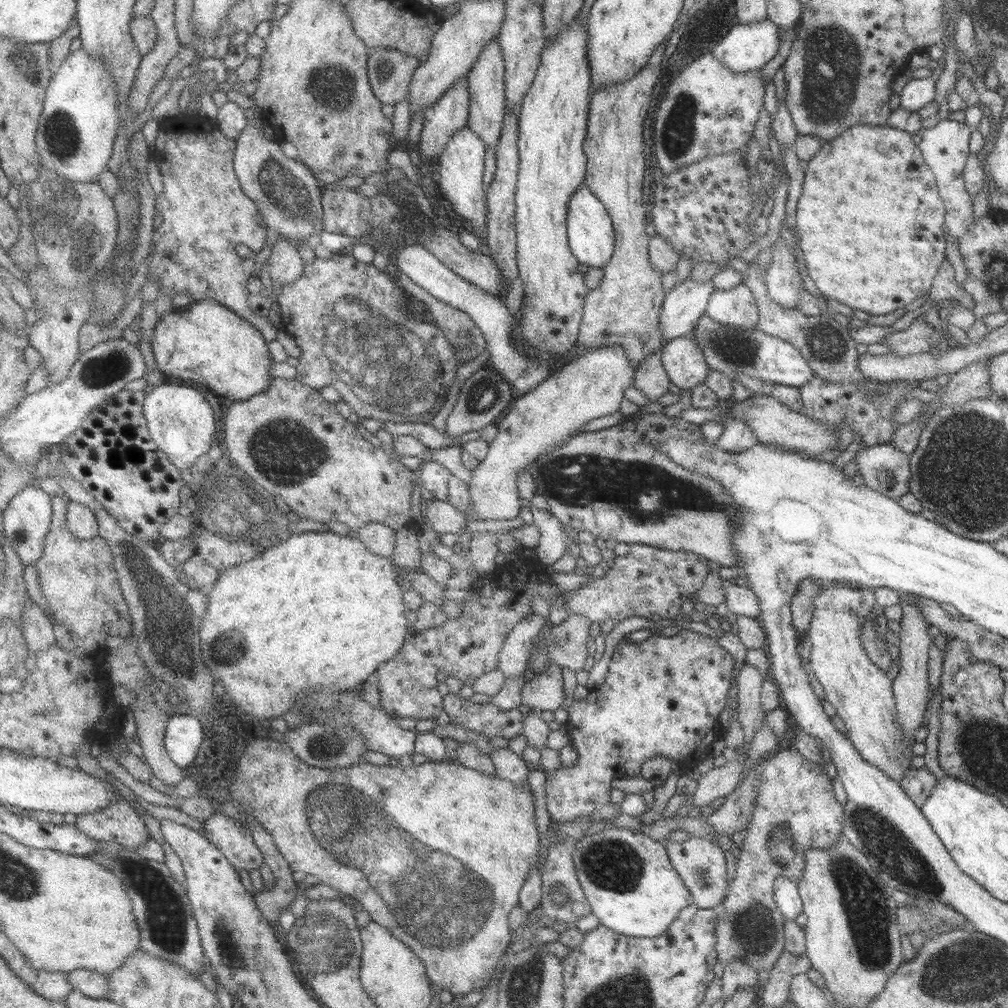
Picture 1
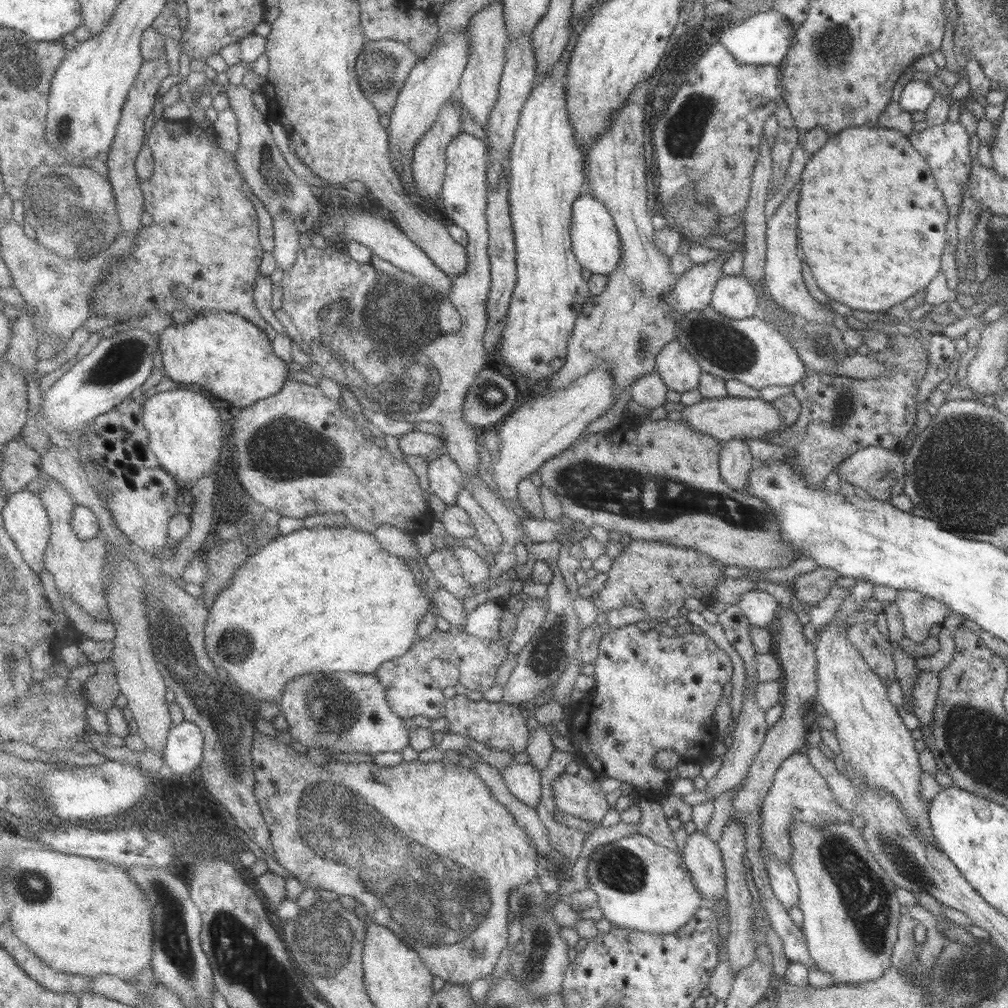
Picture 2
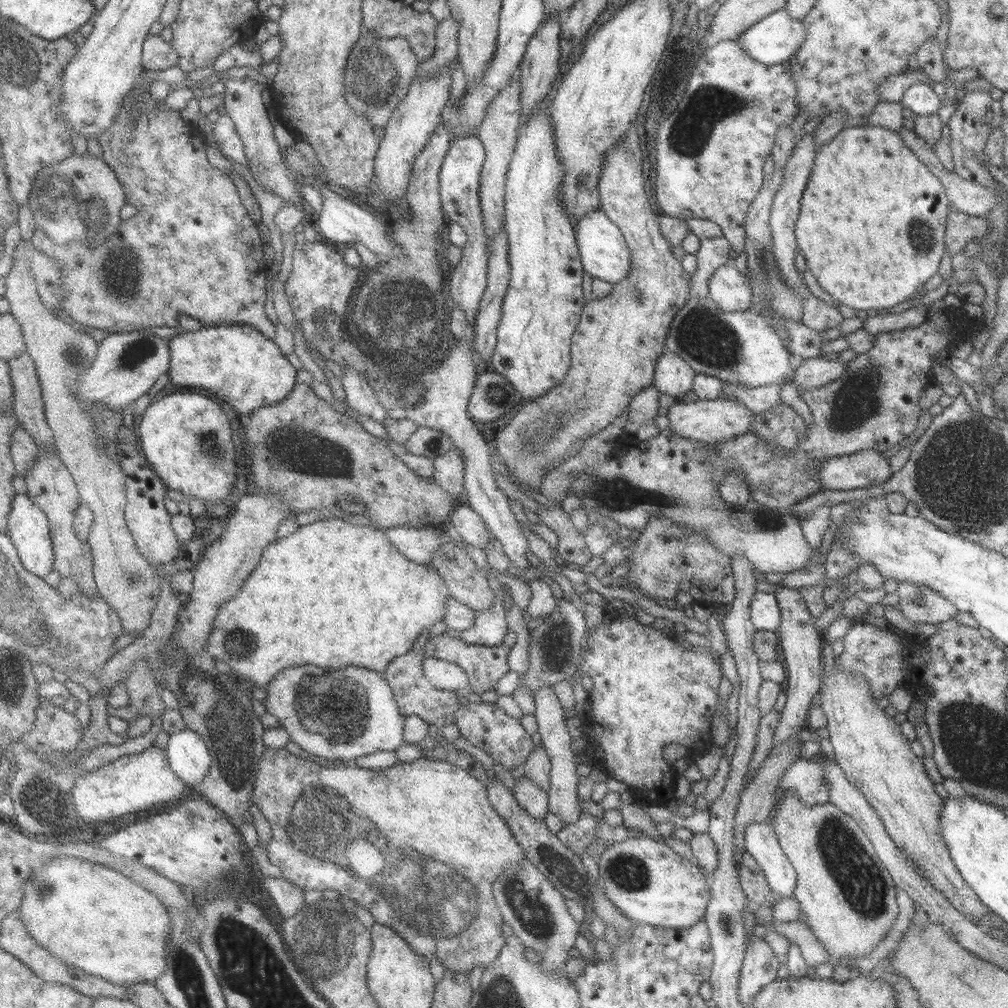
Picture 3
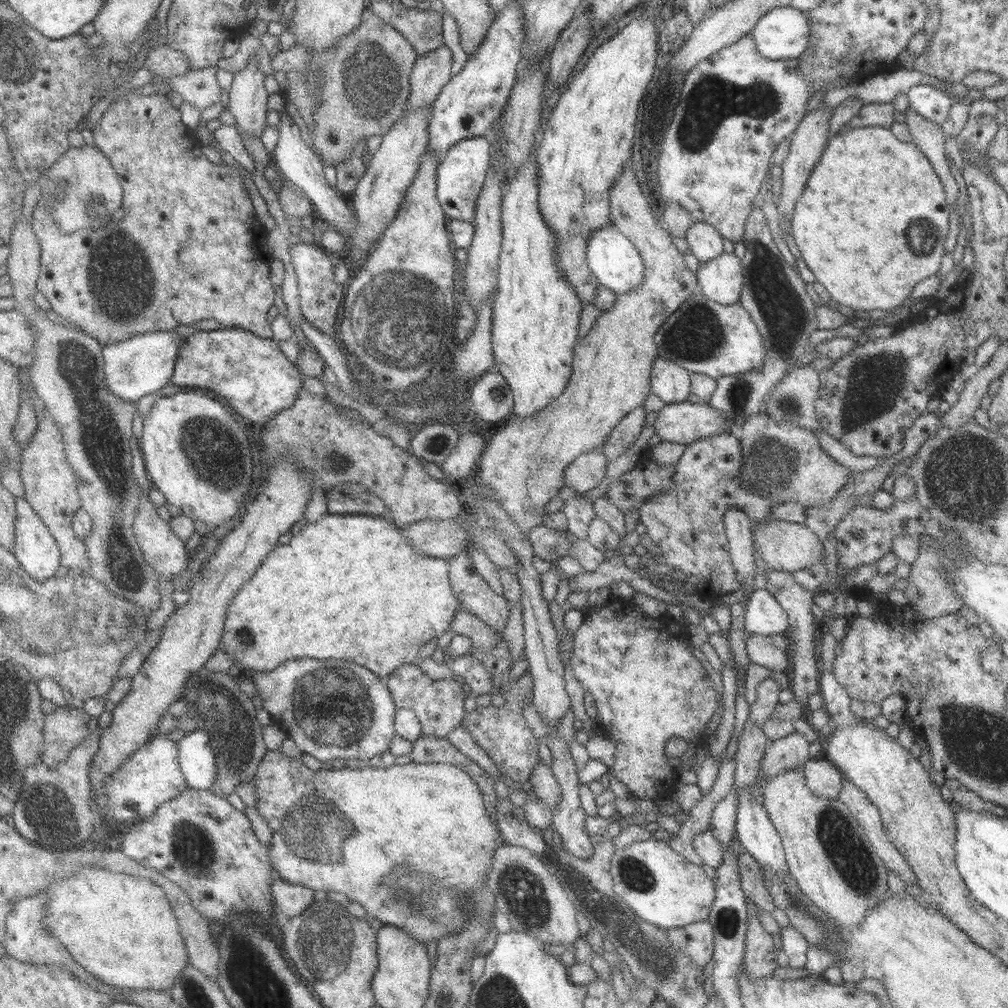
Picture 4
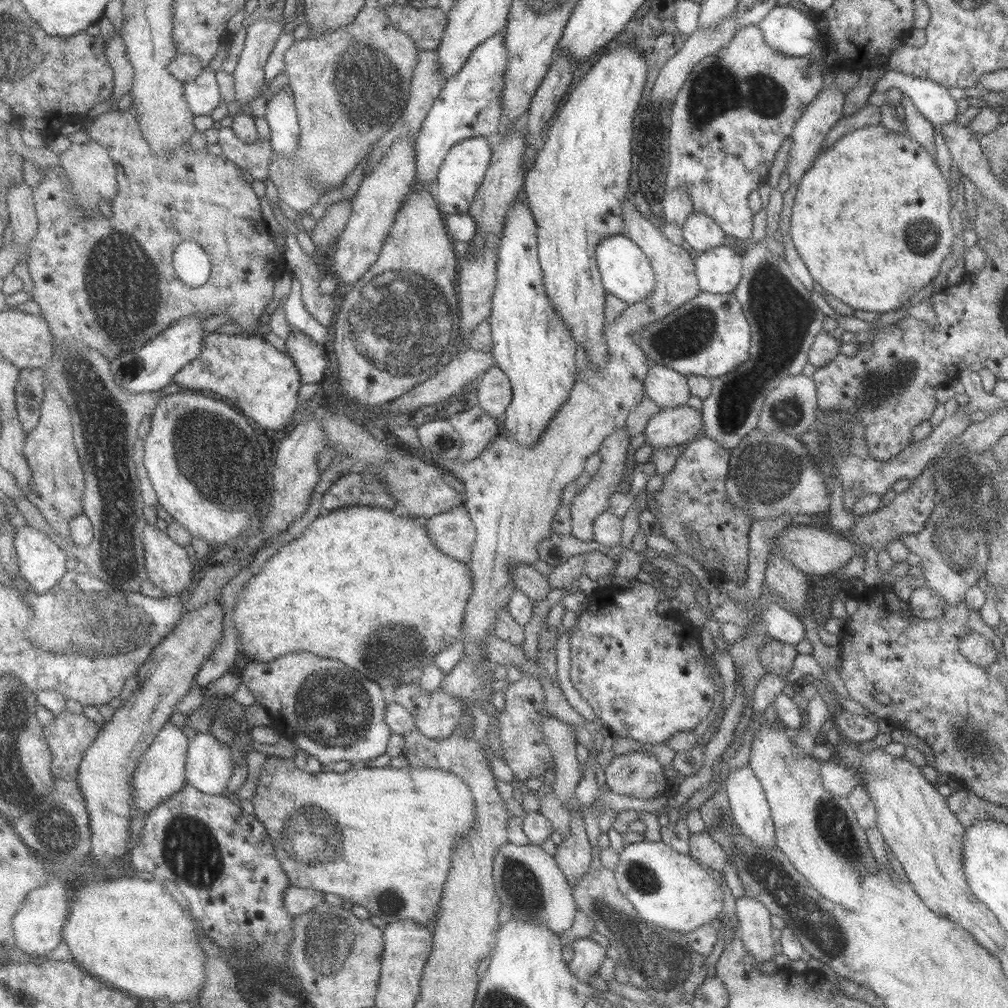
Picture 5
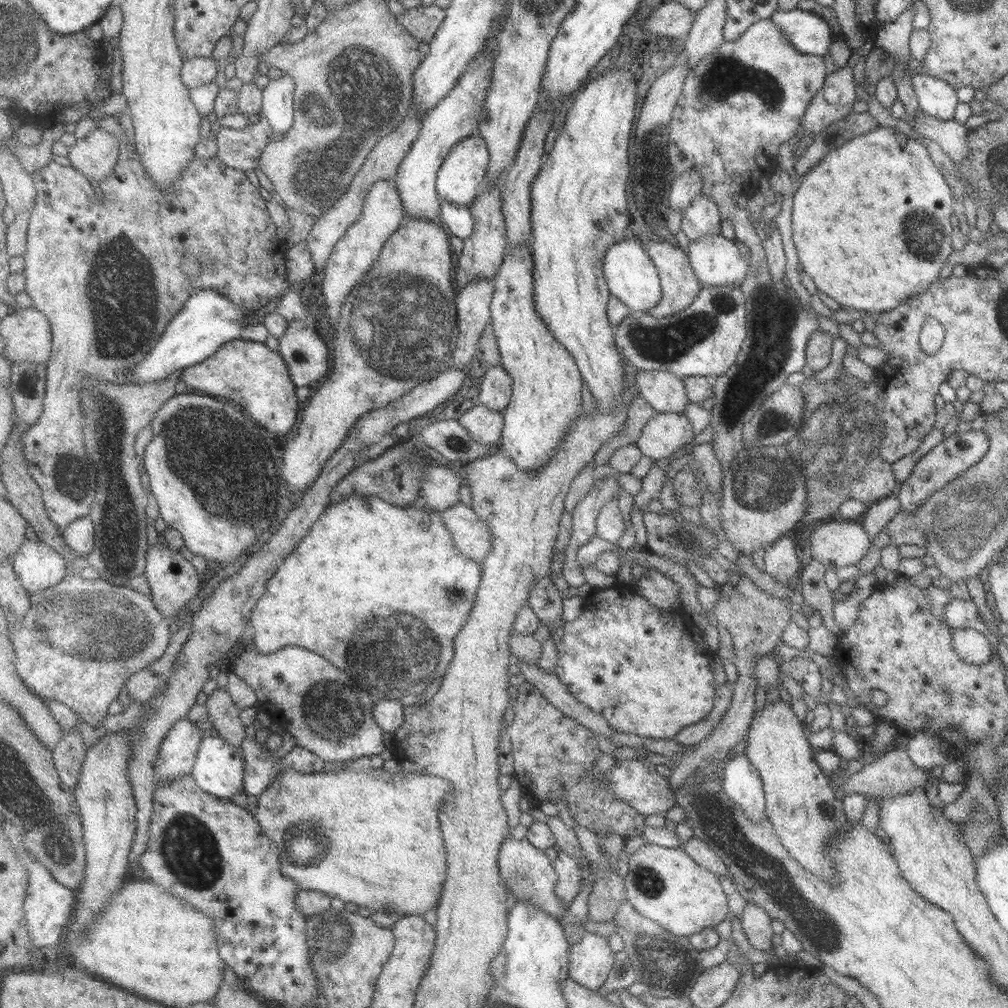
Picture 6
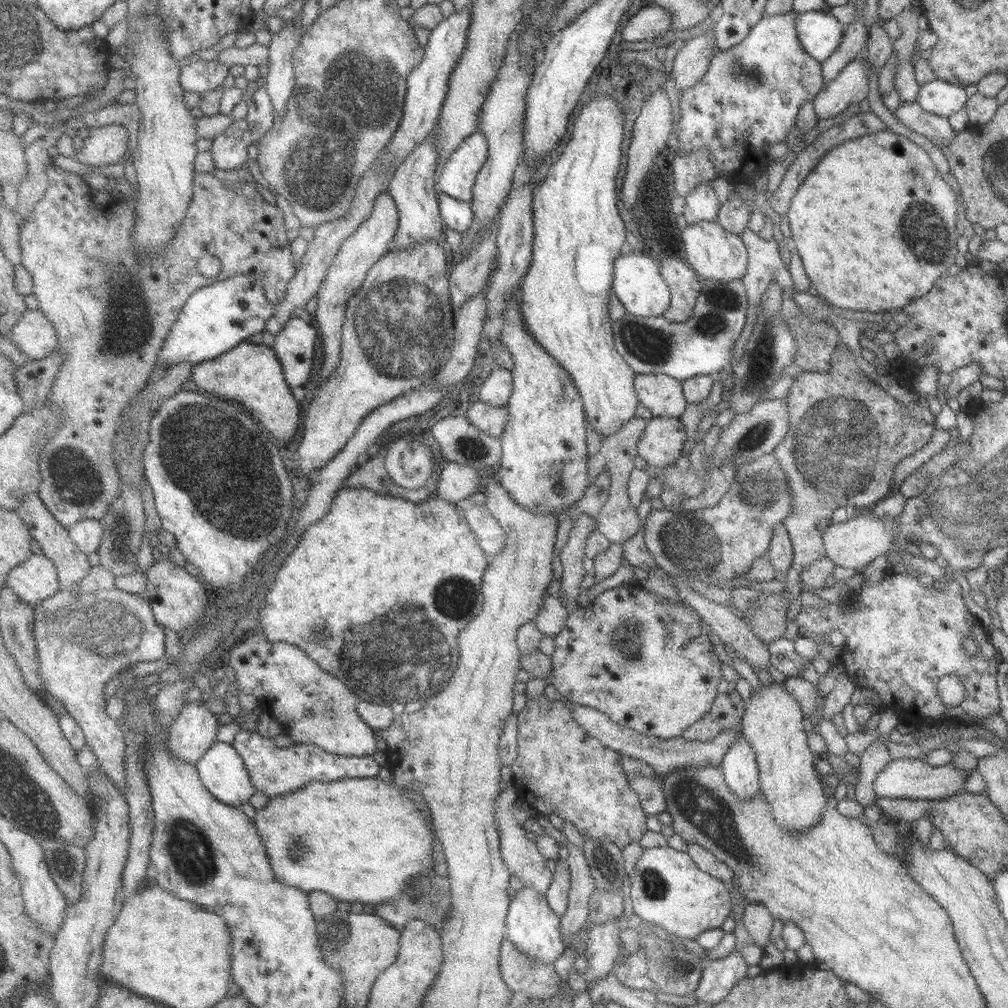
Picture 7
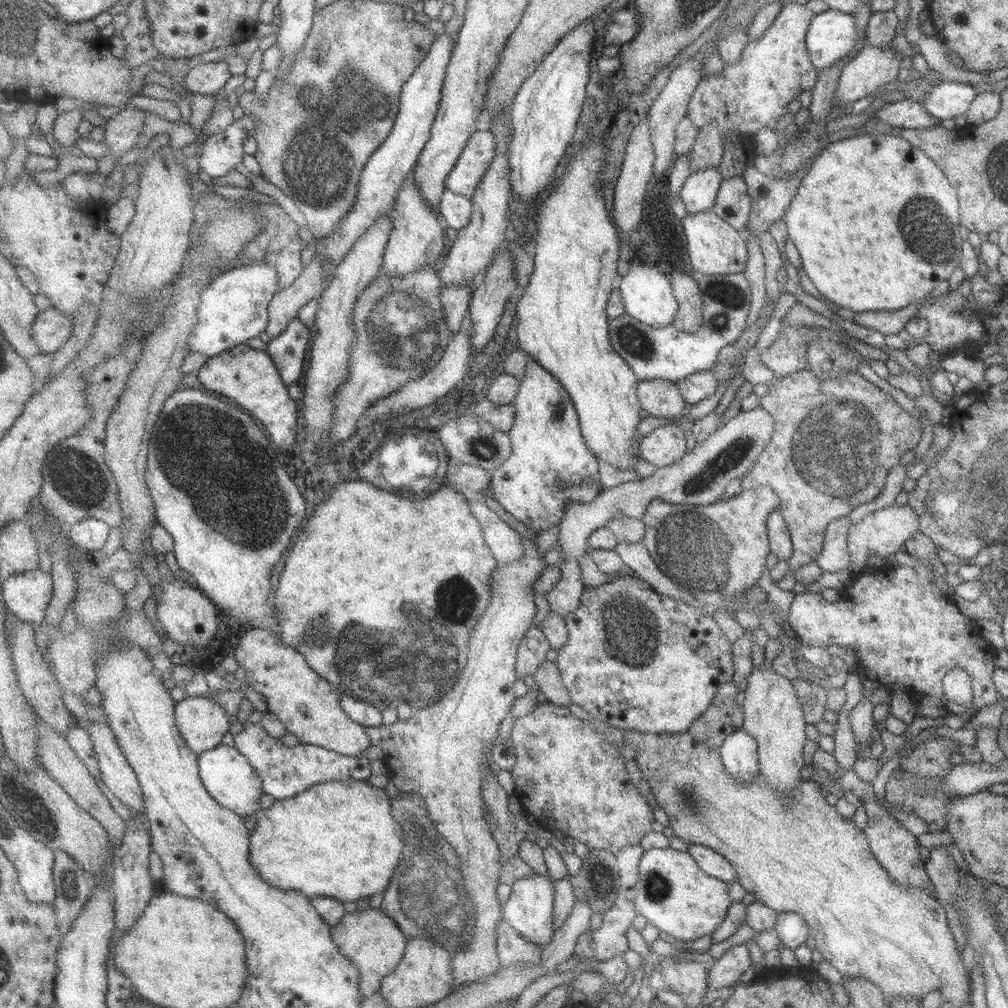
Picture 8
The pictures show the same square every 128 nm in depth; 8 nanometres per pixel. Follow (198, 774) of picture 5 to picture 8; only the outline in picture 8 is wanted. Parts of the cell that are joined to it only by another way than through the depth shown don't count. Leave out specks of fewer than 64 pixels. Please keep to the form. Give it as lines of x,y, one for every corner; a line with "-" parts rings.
221,744
214,750
199,755
203,781
216,800
226,808
240,813
244,818
250,816
259,818
262,808
262,798
267,793
265,780
257,766
236,746

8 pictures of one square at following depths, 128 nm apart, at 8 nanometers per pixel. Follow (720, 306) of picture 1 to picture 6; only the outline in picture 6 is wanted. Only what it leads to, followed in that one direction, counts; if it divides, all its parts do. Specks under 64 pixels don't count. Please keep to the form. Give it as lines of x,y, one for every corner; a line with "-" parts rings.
710,233
691,240
688,257
702,286
740,287
750,271
736,240

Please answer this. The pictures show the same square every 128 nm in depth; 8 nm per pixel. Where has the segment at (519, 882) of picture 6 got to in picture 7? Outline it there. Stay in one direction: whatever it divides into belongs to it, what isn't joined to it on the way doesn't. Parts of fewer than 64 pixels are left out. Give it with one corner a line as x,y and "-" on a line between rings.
512,787
504,791
497,800
496,822
499,824
504,856
511,868
513,875
522,877
528,888
540,889
547,893
555,879
555,874
549,869
549,859
543,855
537,841
532,840
524,829
524,825
516,818
514,803
517,801
517,793

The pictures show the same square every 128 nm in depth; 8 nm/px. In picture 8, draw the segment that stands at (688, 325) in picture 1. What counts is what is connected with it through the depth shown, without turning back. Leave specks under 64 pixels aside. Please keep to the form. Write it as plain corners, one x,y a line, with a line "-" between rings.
708,167
689,174
679,192
686,211
695,213
712,210
722,181
718,167

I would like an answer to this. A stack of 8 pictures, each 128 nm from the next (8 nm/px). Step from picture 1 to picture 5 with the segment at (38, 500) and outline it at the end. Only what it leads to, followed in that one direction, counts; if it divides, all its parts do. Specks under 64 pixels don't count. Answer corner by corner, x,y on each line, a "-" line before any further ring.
30,526
21,528
17,534
17,549
20,557
21,574
33,584
36,590
38,590
38,593
47,594
51,592
58,586
60,581
71,576
71,573
68,571
71,556
68,556
44,532
35,530

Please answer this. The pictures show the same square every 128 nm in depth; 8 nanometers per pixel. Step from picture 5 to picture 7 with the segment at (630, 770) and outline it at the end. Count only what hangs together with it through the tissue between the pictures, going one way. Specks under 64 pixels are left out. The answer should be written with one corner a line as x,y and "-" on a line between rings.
636,774
631,780
631,787
639,794
643,808
648,814
660,814
668,808
662,779
662,775
642,777

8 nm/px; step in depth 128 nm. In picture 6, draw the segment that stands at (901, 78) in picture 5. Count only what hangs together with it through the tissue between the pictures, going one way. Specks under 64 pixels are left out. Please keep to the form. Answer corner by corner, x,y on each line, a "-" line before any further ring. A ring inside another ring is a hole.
913,3
894,22
884,23
876,28
874,46
884,48
903,65
910,57
909,41
915,29
912,23
914,15
916,15
916,6
-
915,69
911,79
916,91
920,109
929,116
939,120
952,120
955,118
958,106
957,89
946,81
930,76
920,75

